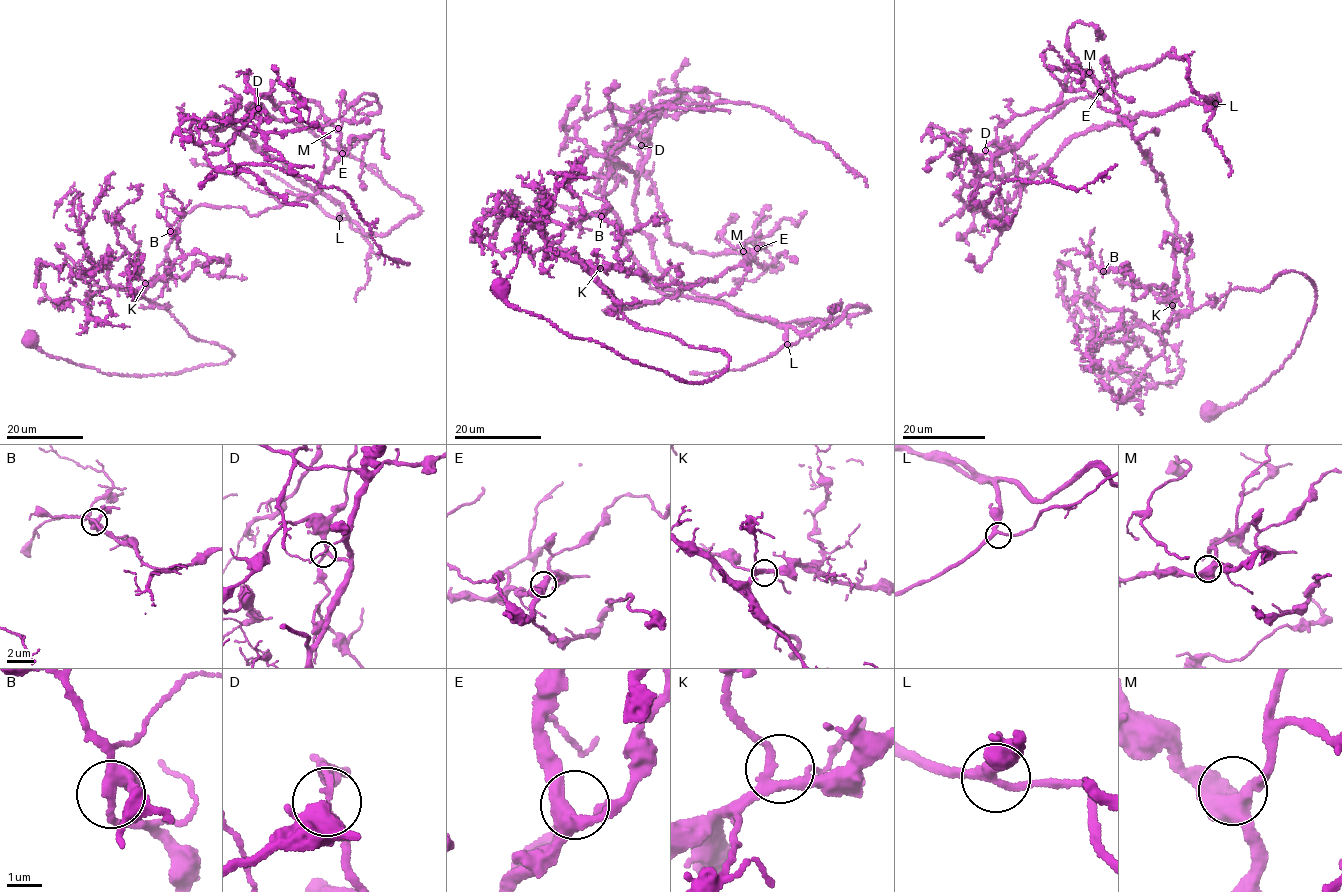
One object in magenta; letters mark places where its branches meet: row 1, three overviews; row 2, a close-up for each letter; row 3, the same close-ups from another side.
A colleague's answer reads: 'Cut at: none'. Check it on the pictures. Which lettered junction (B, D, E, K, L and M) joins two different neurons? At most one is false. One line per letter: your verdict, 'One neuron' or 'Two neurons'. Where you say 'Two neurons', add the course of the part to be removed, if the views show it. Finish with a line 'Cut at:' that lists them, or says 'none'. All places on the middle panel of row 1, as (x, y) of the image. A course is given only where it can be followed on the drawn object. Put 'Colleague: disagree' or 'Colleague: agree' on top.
Colleague: disagree
B: One neuron
D: Two neurons. Course of the part to remove: (641, 145), (654, 122), (631, 116), (603, 193), (661, 286), (767, 318), (789, 344), (834, 303)
E: One neuron
K: One neuron
L: One neuron
M: One neuron
Cut at: D

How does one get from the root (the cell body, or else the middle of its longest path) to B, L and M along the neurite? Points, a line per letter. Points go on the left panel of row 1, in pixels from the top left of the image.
B: (29, 339), (108, 374), (173, 375), (229, 360), (228, 348), (189, 336), (140, 295), (182, 256), (170, 231)
L: (29, 339), (232, 357), (143, 295), (187, 213), (340, 157), (261, 95), (212, 142), (339, 218)
M: (29, 339), (108, 374), (229, 360), (143, 294), (195, 207), (256, 216), (314, 195), (340, 157), (338, 128)

